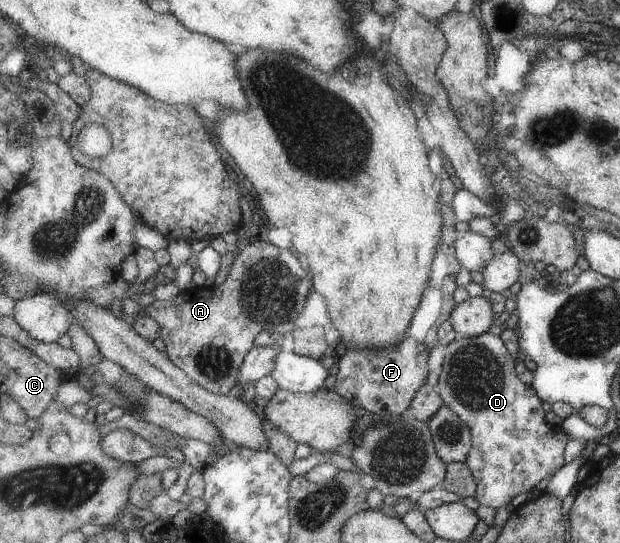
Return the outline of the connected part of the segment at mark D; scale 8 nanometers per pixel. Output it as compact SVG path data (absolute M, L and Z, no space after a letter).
M485 333L476 337L457 337L445 349L446 360L436 386L439 394L459 418L469 426L473 448L467 458L478 484L475 498L479 504L494 509L509 504L515 496L537 488L543 480L551 478L566 464L565 450L572 439L560 426L551 426L545 420L543 400L533 385L519 380L515 372L515 360L506 341L500 336Z

